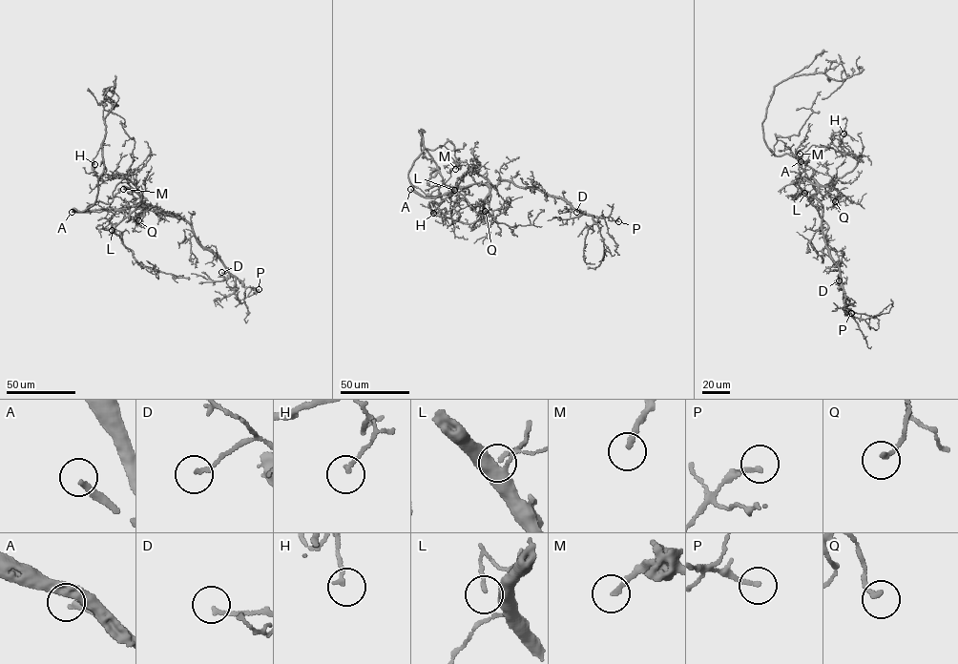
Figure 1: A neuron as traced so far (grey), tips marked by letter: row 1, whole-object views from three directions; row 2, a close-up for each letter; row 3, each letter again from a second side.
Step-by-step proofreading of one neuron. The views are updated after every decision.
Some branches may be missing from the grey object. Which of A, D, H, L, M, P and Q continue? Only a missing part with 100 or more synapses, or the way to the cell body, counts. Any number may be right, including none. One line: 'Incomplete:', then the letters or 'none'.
Incomplete: A

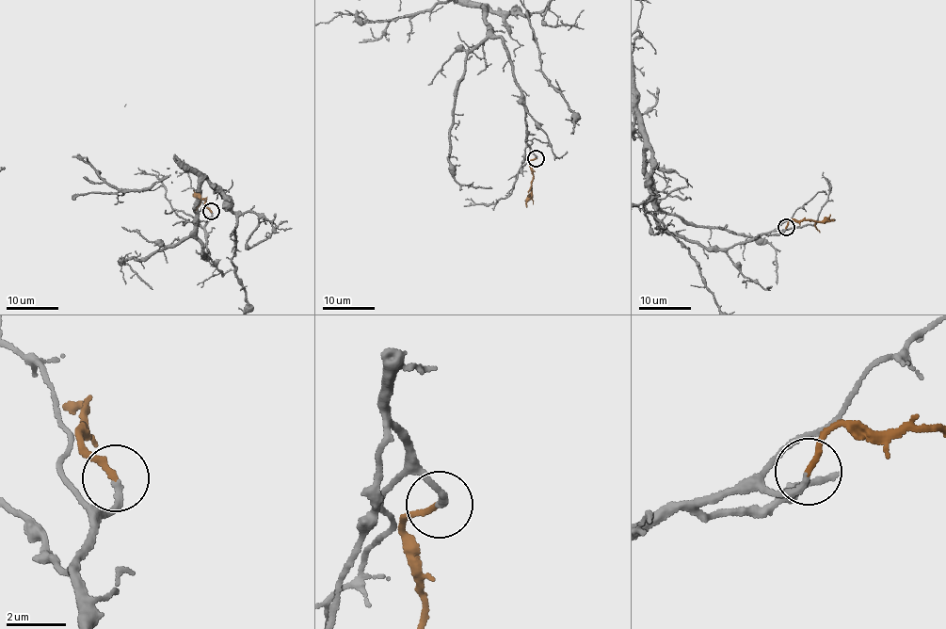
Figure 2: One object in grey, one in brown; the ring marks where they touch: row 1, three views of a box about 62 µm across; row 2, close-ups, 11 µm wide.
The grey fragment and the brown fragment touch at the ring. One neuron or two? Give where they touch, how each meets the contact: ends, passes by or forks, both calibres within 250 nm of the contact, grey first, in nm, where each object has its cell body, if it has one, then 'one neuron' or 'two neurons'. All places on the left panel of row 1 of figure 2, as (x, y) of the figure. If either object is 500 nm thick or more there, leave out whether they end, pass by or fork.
place (211, 211); grey ends; brown ends; calibres 240 and 200 nm; soma grey none; soma brown none; one neuron

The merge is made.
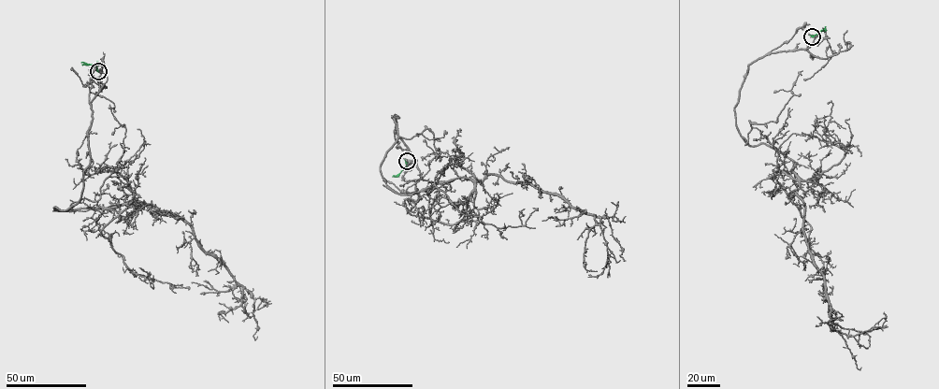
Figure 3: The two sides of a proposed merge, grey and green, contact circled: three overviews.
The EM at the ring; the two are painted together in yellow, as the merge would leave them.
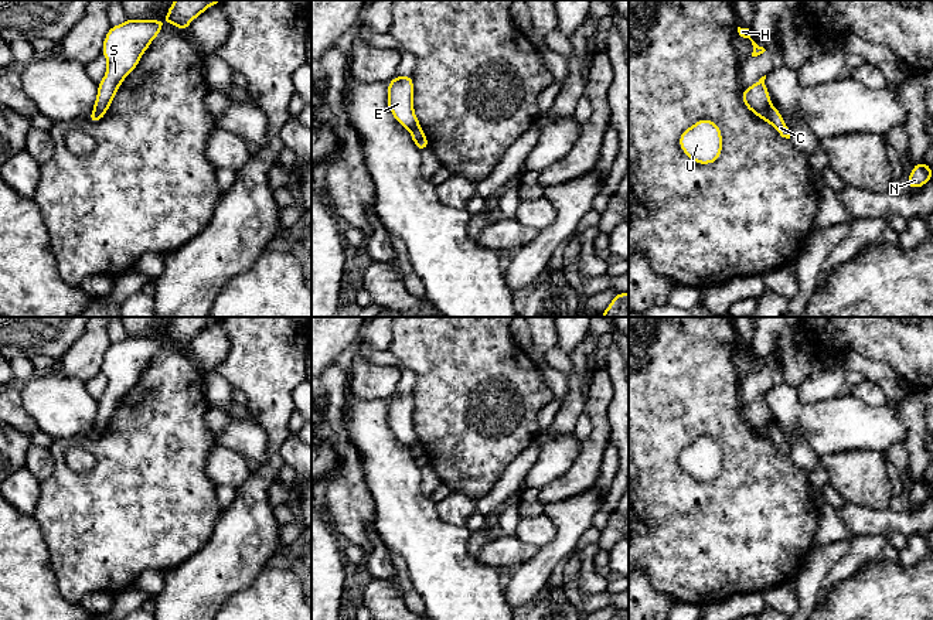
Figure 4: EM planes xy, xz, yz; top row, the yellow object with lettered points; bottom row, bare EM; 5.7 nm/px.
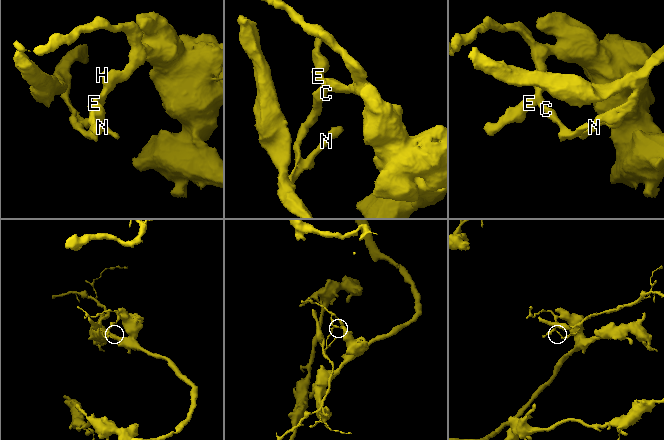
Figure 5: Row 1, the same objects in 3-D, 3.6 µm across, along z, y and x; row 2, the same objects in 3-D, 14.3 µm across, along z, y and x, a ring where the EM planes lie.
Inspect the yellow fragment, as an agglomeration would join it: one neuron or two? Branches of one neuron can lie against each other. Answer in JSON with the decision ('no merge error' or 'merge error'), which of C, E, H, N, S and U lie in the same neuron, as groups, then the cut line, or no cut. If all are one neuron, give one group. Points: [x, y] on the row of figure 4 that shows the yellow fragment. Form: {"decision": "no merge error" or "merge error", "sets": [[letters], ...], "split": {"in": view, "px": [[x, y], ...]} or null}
{"decision": "merge error", "sets": [["C", "N"], ["E", "H", "S", "U"]], "split": {"in": "yz", "px": [[770, 104], [756, 113]]}}

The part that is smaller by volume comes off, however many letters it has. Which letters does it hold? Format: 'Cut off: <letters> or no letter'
Cut off: C, N

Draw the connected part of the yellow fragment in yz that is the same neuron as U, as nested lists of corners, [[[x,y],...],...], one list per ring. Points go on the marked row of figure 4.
[[[699,119],[680,136],[681,150],[697,164],[712,164],[722,153],[719,126],[711,119]]]

